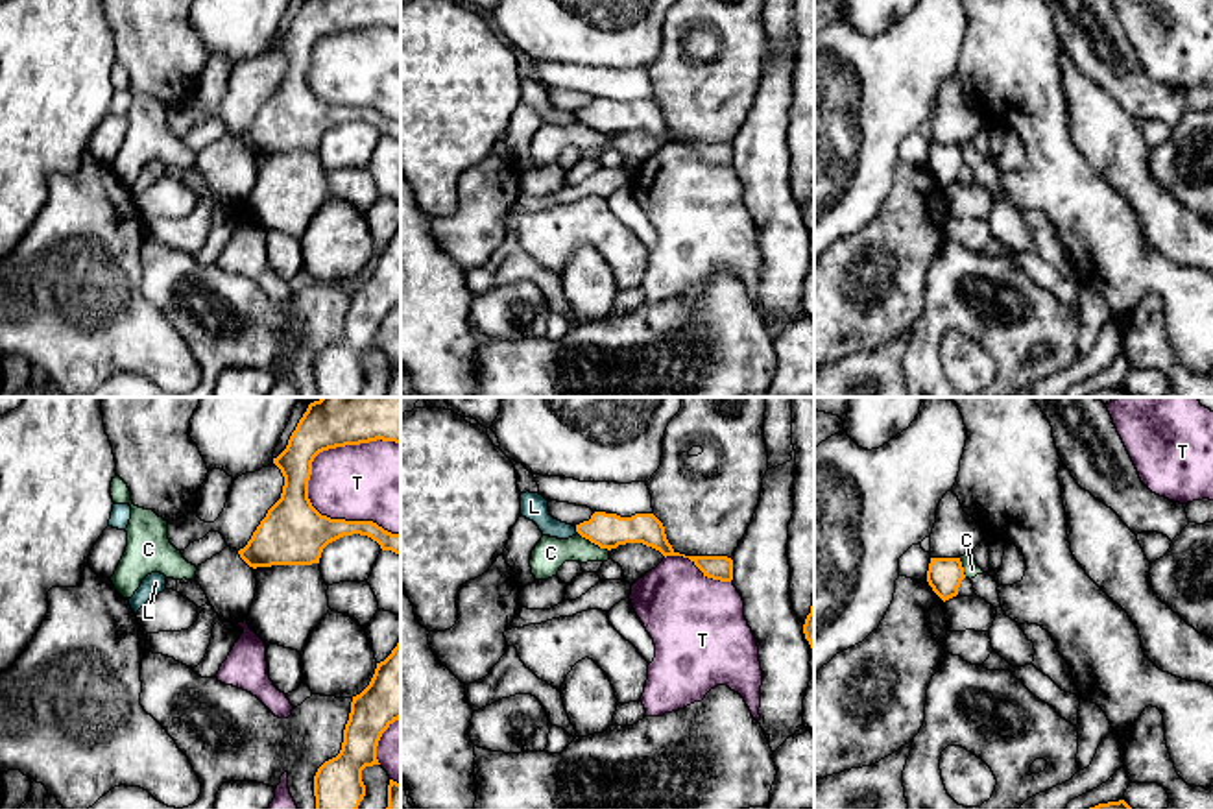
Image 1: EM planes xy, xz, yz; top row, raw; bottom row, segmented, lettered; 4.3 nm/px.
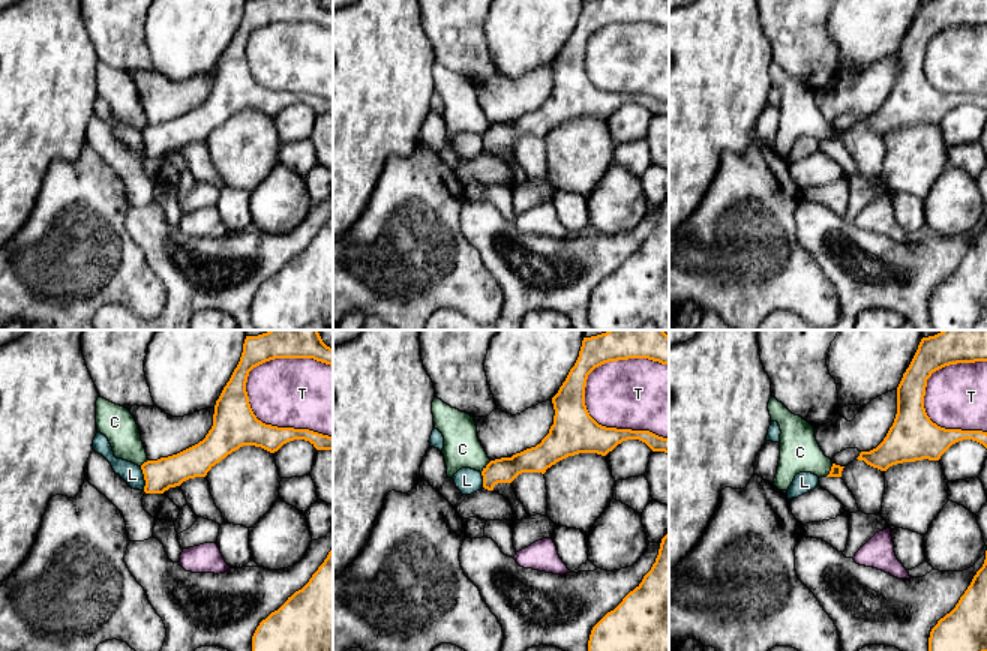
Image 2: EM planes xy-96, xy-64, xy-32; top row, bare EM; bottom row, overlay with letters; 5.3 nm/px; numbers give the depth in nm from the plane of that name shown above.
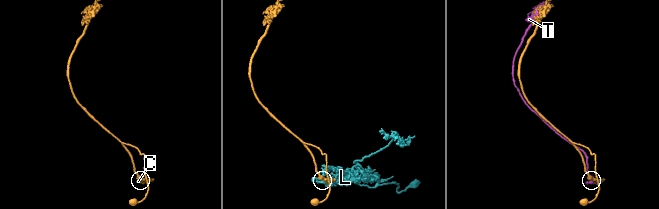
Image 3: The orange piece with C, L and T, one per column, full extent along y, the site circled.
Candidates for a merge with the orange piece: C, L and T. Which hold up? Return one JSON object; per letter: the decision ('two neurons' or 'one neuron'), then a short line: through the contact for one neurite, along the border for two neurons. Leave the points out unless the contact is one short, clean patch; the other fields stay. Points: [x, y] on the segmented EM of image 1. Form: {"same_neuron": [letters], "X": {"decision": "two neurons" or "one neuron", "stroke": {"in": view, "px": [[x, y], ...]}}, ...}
{"same_neuron": [], "C": {"decision": "two neurons", "stroke": {"in": "xz", "px": [[578, 532], [608, 551]]}}, "L": {"decision": "two neurons", "stroke": {"in": "xz", "px": [[575, 527], [578, 532]]}}, "T": {"decision": "two neurons"}}

